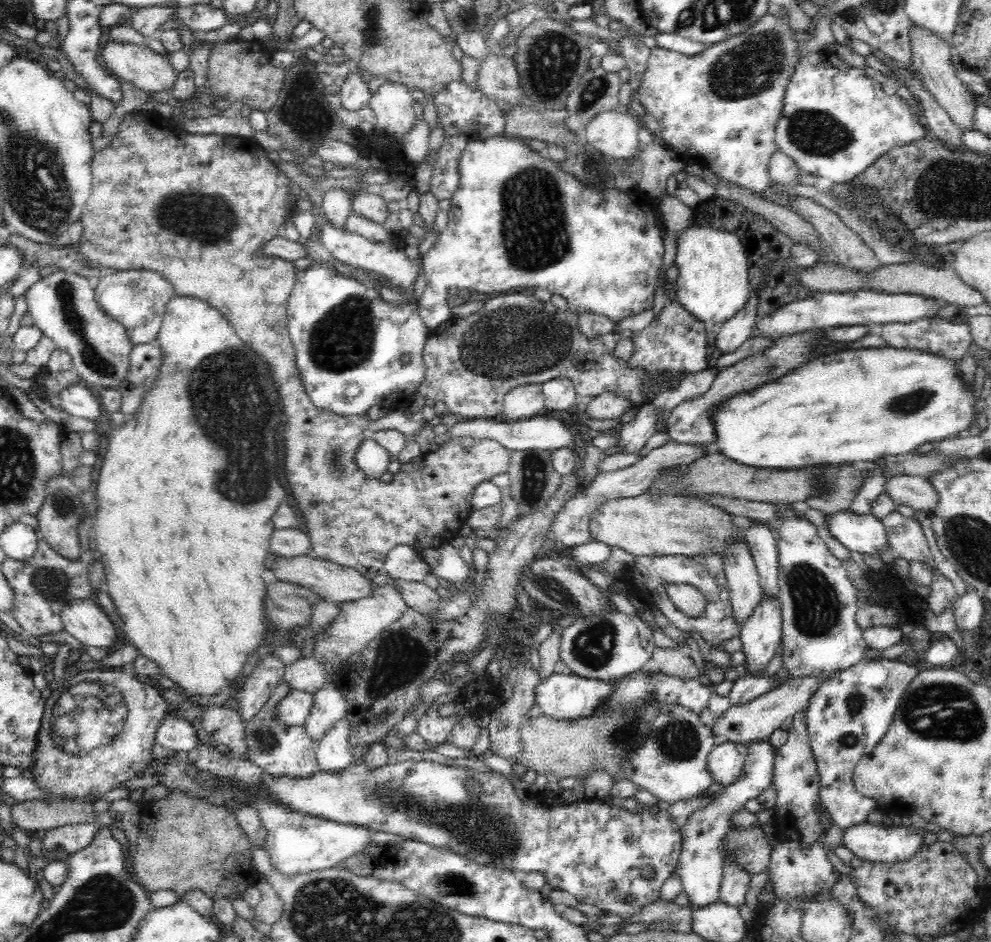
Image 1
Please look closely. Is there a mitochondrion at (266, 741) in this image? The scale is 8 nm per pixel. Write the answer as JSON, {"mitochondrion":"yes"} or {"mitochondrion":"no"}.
{"mitochondrion":"yes"}

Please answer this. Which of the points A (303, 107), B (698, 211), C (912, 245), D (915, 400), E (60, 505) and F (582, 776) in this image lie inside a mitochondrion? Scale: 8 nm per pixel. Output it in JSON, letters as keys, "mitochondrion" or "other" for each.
{"A":"mitochondrion","B":"other","C":"other","D":"mitochondrion","E":"mitochondrion","F":"other"}

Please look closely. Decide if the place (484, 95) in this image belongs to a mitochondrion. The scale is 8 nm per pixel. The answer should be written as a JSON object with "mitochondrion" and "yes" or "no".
{"mitochondrion":"no"}

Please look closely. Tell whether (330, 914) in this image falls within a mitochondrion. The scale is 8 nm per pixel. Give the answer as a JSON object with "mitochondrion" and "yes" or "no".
{"mitochondrion":"yes"}

